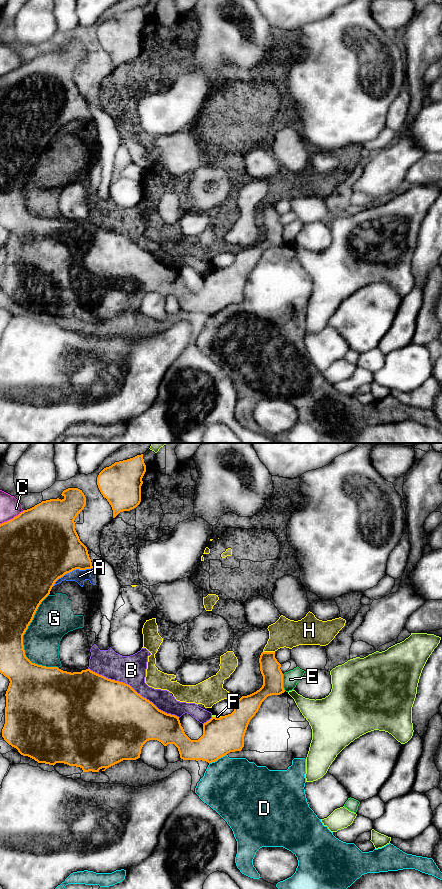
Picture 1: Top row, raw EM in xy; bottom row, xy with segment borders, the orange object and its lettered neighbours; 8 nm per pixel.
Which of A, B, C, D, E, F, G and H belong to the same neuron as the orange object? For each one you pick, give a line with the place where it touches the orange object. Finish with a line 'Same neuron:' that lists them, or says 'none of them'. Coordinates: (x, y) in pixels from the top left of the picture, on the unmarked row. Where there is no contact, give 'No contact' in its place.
Same neuron: none of them

